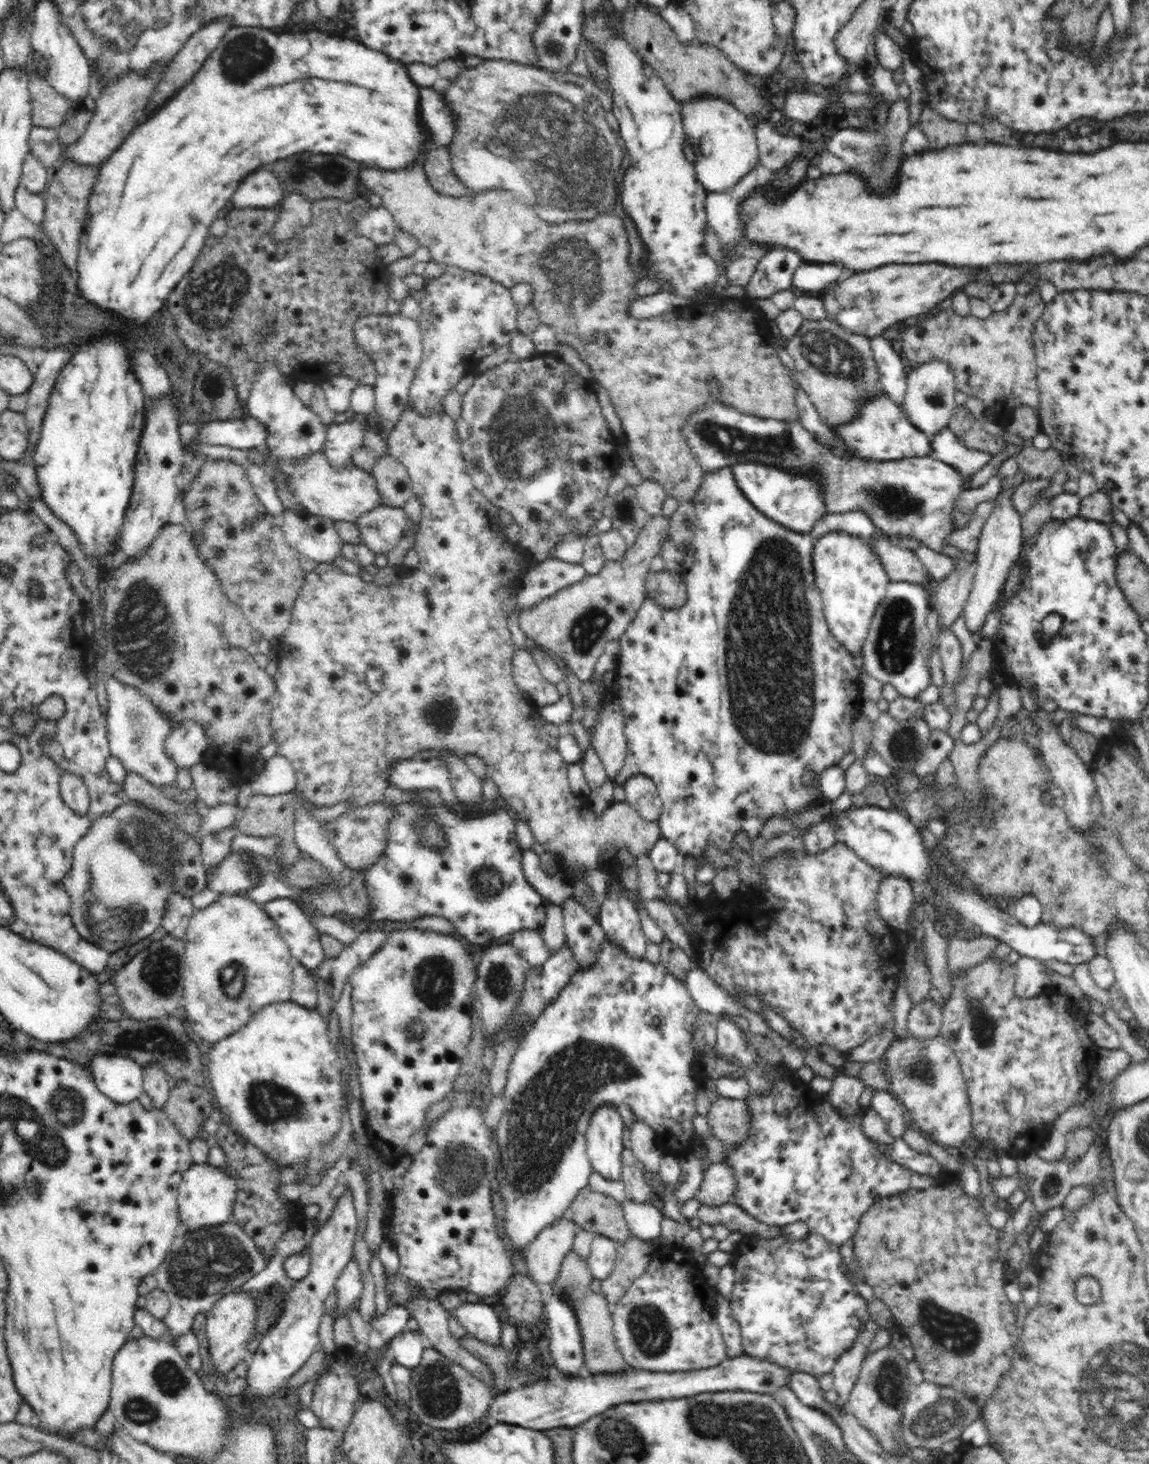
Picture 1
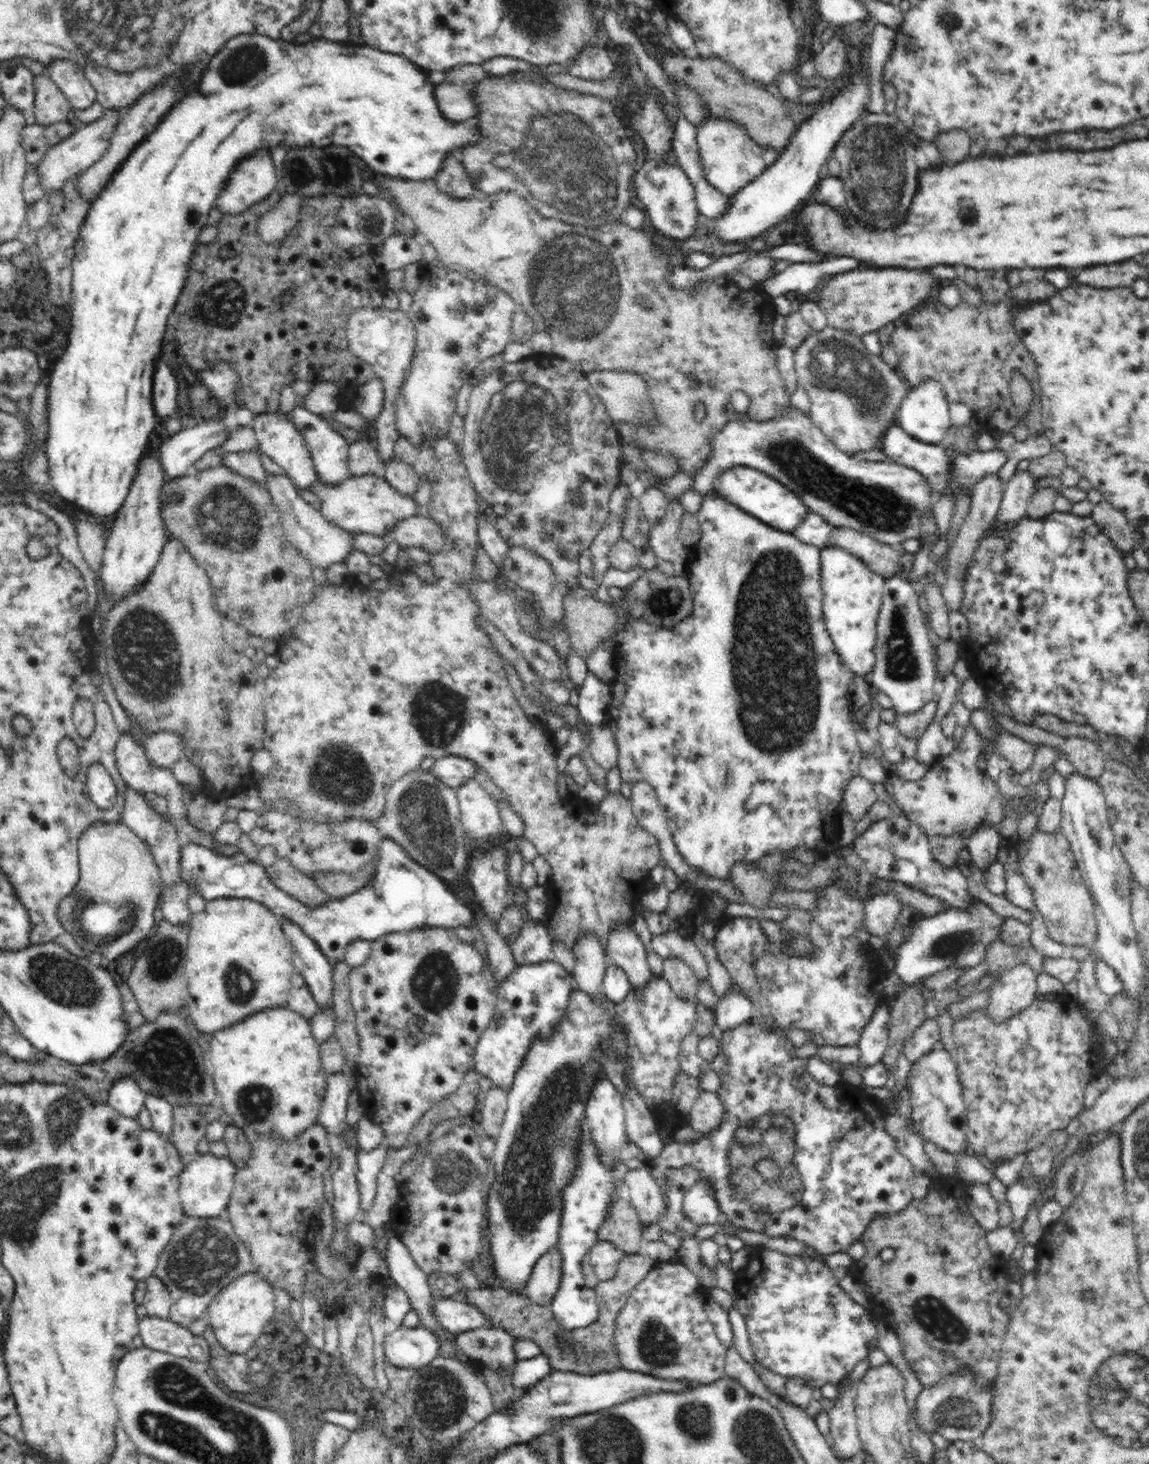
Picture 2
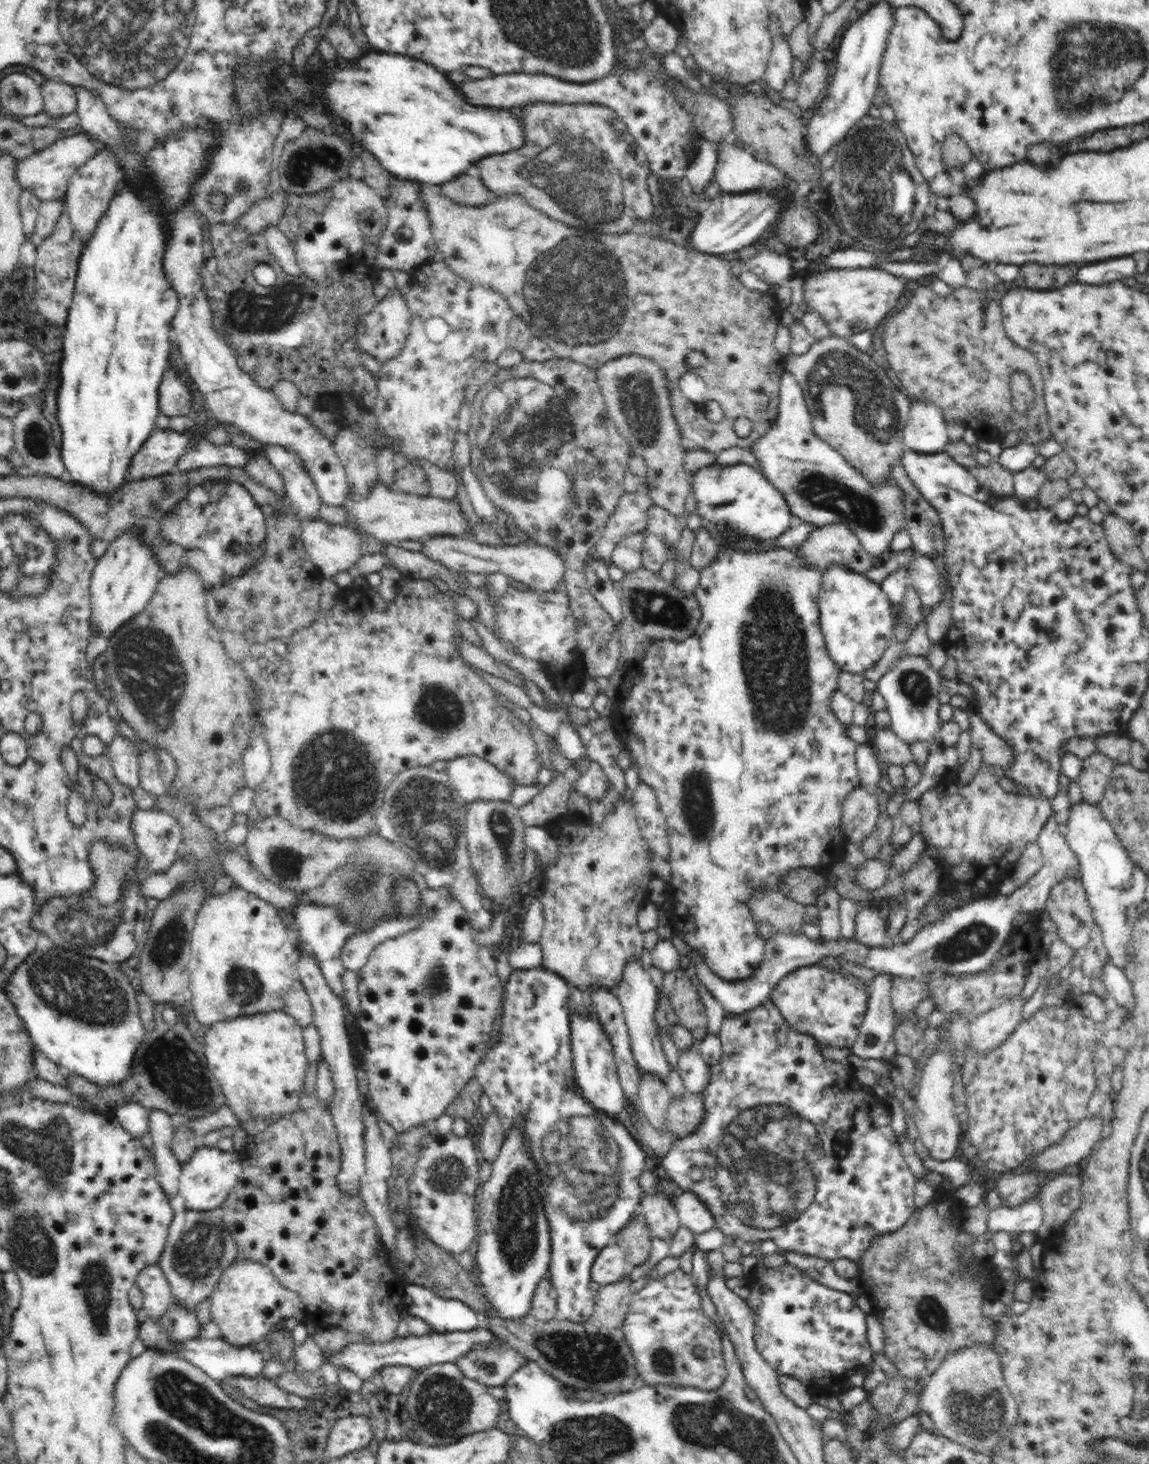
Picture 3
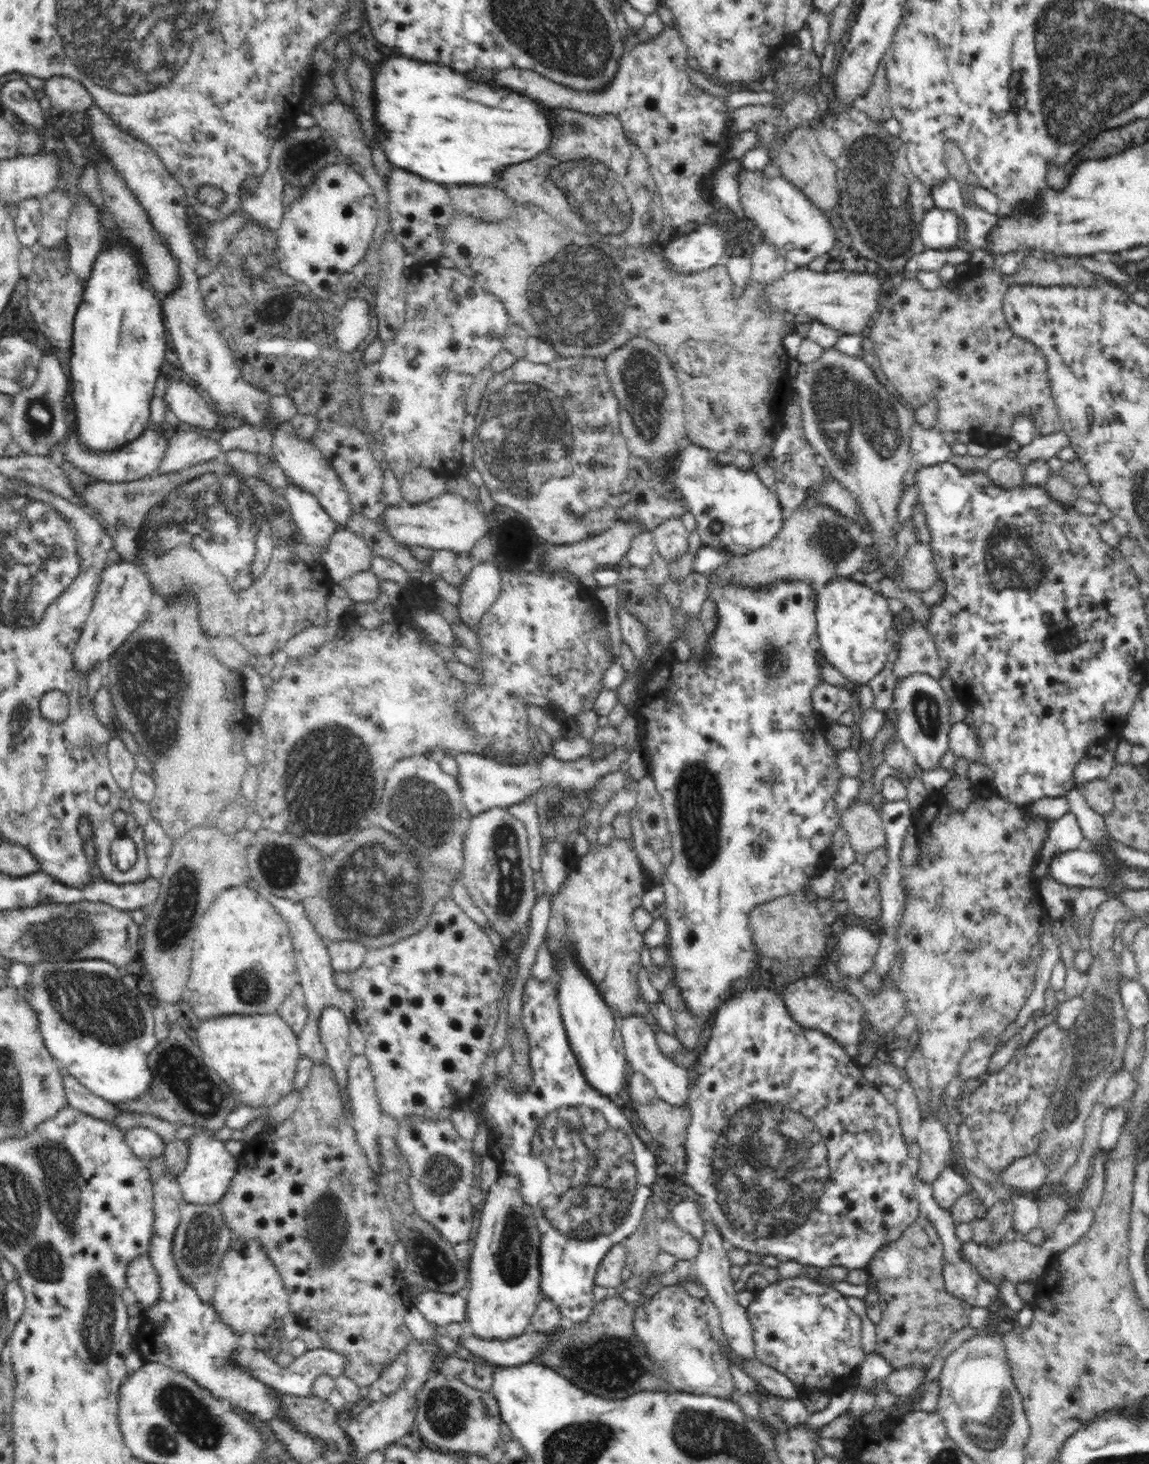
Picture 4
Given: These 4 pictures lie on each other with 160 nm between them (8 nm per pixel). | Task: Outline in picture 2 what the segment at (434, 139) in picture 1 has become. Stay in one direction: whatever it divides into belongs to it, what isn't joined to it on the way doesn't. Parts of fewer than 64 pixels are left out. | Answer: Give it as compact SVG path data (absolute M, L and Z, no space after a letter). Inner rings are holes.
M448 82L436 86L438 106L448 120L462 122L478 112L478 106L472 96L472 87L473 84Z

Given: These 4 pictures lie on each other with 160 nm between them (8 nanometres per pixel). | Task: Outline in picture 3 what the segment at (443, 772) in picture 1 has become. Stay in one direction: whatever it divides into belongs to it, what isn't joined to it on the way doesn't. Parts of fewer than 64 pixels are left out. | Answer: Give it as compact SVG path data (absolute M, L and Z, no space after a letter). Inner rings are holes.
M466 755L446 761L447 780L462 794L464 802L500 800L508 802L516 781L478 755Z

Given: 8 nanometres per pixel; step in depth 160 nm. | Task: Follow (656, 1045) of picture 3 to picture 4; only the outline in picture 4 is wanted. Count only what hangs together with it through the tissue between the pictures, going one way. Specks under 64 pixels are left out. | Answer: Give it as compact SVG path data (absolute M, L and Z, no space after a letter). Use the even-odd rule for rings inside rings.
M640 1015L624 1017L619 1022L627 1062L634 1072L642 1073L652 1083L661 1101L668 1102L672 1106L684 1106L689 1099L688 1071L660 1050L651 1028L652 1026L648 1025Z

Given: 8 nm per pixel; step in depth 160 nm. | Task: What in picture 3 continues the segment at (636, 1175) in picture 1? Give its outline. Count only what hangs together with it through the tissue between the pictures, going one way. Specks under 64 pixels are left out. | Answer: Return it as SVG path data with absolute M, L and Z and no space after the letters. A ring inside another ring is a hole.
M657 1190L655 1195L643 1195L640 1206L644 1208L644 1218L650 1226L651 1236L669 1242L681 1226L674 1204Z

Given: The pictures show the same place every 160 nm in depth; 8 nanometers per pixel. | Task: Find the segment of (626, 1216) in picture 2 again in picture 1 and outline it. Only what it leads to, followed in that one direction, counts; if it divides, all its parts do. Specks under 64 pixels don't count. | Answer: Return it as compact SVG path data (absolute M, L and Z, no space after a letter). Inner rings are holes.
M587 1187L578 1192L569 1210L579 1228L623 1243L632 1235L624 1216L624 1209L615 1198Z

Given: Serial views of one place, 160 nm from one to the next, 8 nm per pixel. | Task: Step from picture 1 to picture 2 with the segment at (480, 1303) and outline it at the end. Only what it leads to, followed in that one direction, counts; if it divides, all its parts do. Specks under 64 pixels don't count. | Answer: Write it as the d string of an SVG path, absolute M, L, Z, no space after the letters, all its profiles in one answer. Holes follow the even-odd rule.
M438 1298L431 1308L438 1324L456 1336L466 1331L491 1326L489 1318L485 1318L475 1306L464 1301Z

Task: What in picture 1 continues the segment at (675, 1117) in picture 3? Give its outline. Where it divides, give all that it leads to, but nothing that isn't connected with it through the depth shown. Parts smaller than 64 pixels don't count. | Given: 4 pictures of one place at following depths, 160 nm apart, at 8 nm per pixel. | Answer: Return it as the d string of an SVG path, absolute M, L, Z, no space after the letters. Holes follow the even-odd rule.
M718 1096L705 1117L713 1136L729 1146L745 1142L749 1137L751 1114L742 1099Z

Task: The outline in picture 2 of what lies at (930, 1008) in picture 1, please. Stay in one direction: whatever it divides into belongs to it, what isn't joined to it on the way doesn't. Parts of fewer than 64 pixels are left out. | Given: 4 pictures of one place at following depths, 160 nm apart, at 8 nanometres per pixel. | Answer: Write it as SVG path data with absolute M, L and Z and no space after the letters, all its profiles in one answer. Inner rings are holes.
M926 1018L925 1022L912 1034L912 1038L908 1038L904 1042L904 1056L908 1059L908 1062L912 1063L932 1051L939 1045L940 1040L940 1026L936 1018Z

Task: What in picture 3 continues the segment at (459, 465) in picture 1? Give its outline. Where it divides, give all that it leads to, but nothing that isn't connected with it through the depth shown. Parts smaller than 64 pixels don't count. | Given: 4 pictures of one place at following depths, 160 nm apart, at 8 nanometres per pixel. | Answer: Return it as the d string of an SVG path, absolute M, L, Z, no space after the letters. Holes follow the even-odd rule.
M419 578L412 579L414 590L422 590L422 598L418 598L418 594L404 593L403 589L399 589L394 601L388 602L386 612L370 610L366 604L358 604L350 610L346 602L336 602L330 612L325 613L321 610L309 626L297 630L288 638L287 652L286 656L283 656L284 664L280 672L268 674L266 683L261 684L259 722L264 731L264 739L268 743L271 762L268 775L258 787L254 788L253 804L261 818L281 816L288 820L293 828L300 830L324 826L324 823L331 820L327 825L328 837L337 840L365 837L374 832L375 811L382 806L383 794L400 771L410 770L418 765L428 767L434 761L449 761L466 755L478 755L478 758L486 759L500 771L510 775L516 784L524 786L534 784L537 774L542 769L534 738L530 735L527 725L516 718L510 709L498 703L496 691L490 684L472 667L466 665L468 662L457 649L463 638L457 623L461 613L455 607L454 601L448 594L435 588L430 580L419 582ZM620 795L618 800L614 802L614 810L607 812L604 820L600 825L594 825L592 822L586 822L586 826L570 826L570 830L554 830L554 838L558 841L558 860L556 864L552 866L546 866L544 870L544 878L548 879L548 884L544 886L544 894L542 895L542 905L544 905L544 928L542 929L541 942L543 953L542 966L548 970L553 970L556 974L559 974L570 986L577 986L581 991L590 988L590 986L603 986L615 992L616 986L620 984L622 980L622 972L626 962L628 961L640 961L643 946L644 933L640 930L640 927L636 926L636 914L638 914L638 888L647 888L648 874L652 875L651 868L651 856L654 855L648 844L648 841L642 836L634 807L630 801L629 795Z

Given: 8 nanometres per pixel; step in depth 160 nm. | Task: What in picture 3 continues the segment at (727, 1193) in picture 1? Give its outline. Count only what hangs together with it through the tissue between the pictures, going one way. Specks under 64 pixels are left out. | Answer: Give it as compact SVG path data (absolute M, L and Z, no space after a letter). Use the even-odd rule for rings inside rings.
M684 1192L679 1195L674 1205L681 1226L685 1226L695 1235L716 1228L712 1213L693 1192Z

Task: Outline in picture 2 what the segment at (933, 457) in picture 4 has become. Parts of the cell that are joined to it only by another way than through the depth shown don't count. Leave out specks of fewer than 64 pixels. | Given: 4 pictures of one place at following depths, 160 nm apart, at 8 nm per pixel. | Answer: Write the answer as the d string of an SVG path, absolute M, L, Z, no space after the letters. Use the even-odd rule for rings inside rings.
M926 378L922 384L909 388L897 413L898 424L918 441L941 444L952 427L950 406L943 387L933 378Z

